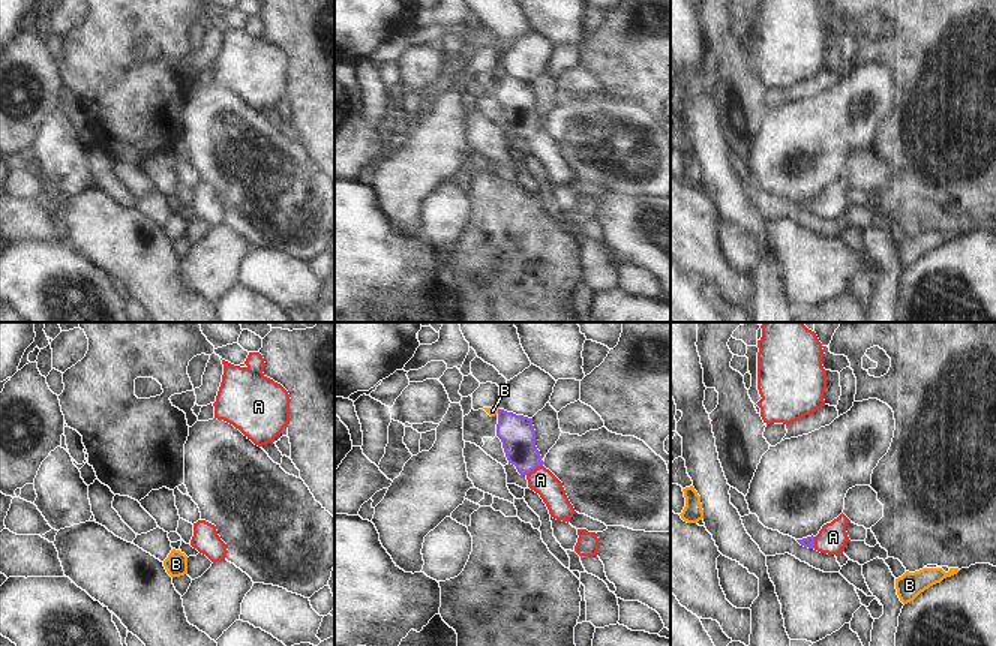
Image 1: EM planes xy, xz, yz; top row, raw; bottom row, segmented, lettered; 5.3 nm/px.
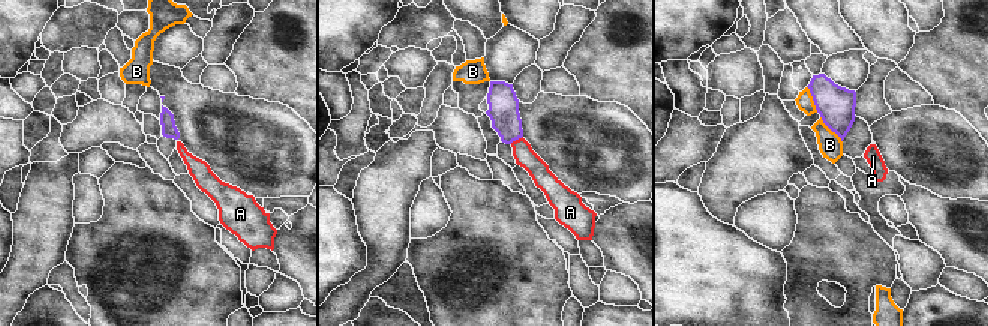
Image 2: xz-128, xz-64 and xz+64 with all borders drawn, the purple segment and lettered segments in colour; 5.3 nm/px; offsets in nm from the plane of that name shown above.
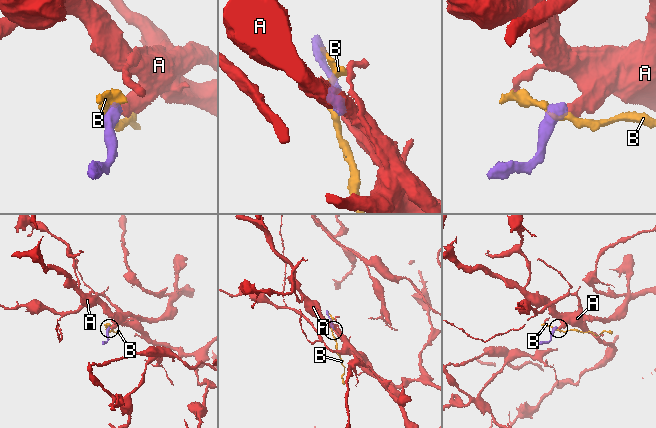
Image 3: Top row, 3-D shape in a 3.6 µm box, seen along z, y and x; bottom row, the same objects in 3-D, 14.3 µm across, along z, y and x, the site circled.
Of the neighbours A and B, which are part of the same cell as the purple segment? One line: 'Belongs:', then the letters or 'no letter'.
Belongs: A

